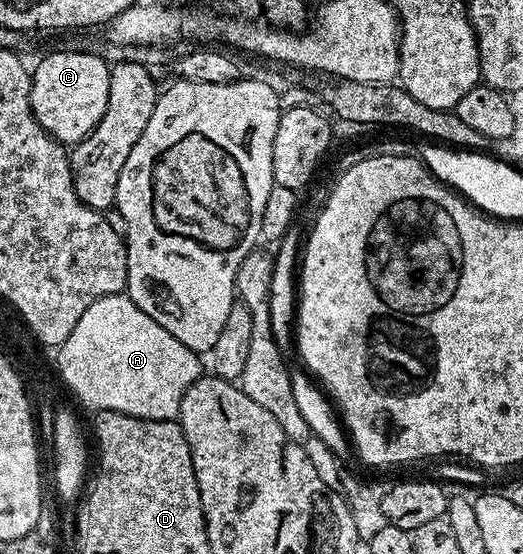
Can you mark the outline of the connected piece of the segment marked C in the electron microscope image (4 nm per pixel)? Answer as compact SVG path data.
M52 52L32 70L31 107L35 119L52 137L62 143L76 143L95 128L105 113L110 66L90 53Z

